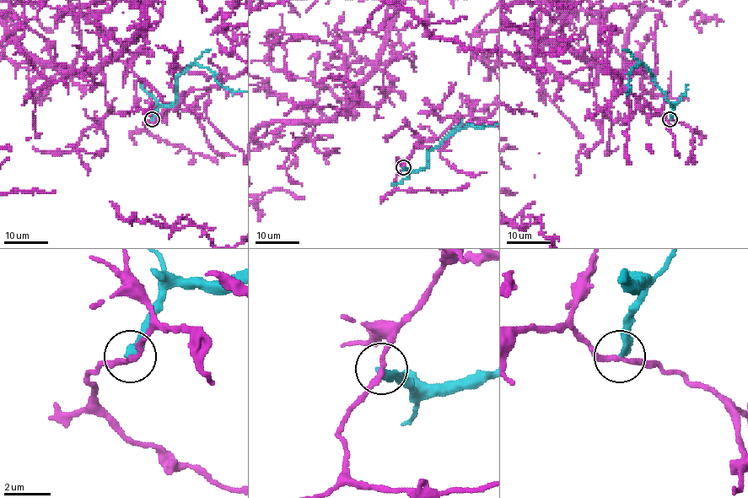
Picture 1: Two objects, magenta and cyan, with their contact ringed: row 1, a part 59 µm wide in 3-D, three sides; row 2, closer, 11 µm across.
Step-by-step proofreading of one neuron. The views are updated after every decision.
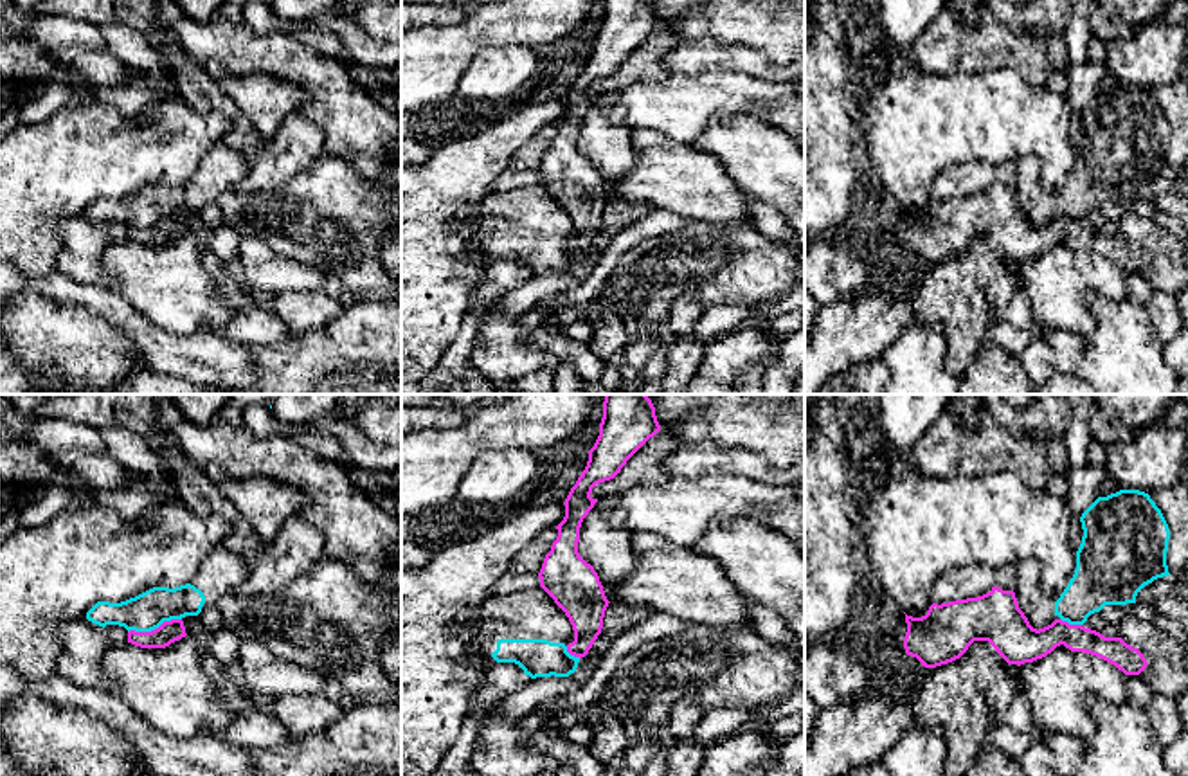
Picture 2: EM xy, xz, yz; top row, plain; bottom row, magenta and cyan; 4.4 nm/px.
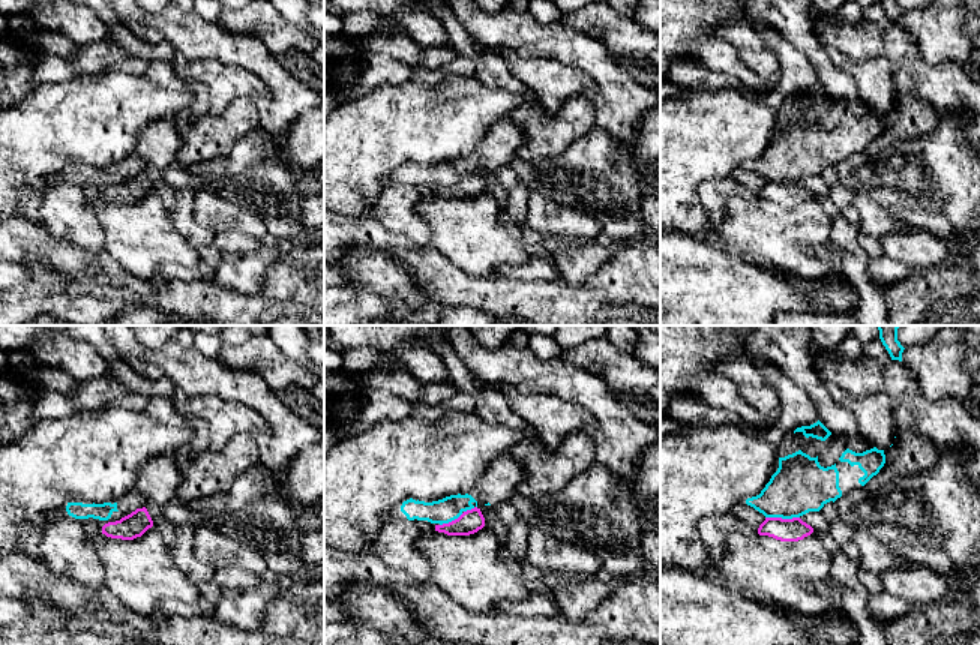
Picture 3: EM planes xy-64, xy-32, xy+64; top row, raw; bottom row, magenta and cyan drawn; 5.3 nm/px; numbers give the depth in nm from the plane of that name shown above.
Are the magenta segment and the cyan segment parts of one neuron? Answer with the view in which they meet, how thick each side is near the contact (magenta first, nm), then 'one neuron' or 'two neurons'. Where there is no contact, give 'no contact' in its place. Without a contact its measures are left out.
contact in xy; calibres 100 and 170 nm; two neurons

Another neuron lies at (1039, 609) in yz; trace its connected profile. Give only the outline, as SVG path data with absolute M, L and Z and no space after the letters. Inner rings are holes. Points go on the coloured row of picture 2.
M1022 560L1017 564L1015 598L1019 609L1033 628L1044 628L1055 621L1055 598L1040 589L1040 565L1037 560Z

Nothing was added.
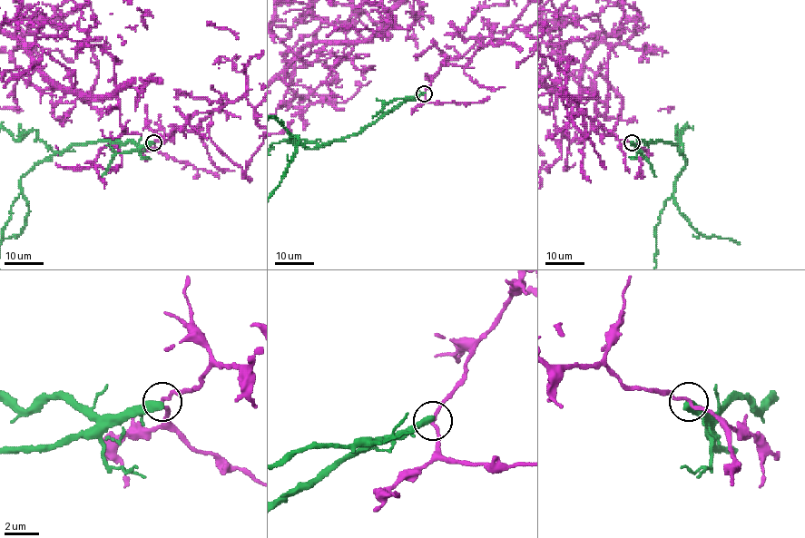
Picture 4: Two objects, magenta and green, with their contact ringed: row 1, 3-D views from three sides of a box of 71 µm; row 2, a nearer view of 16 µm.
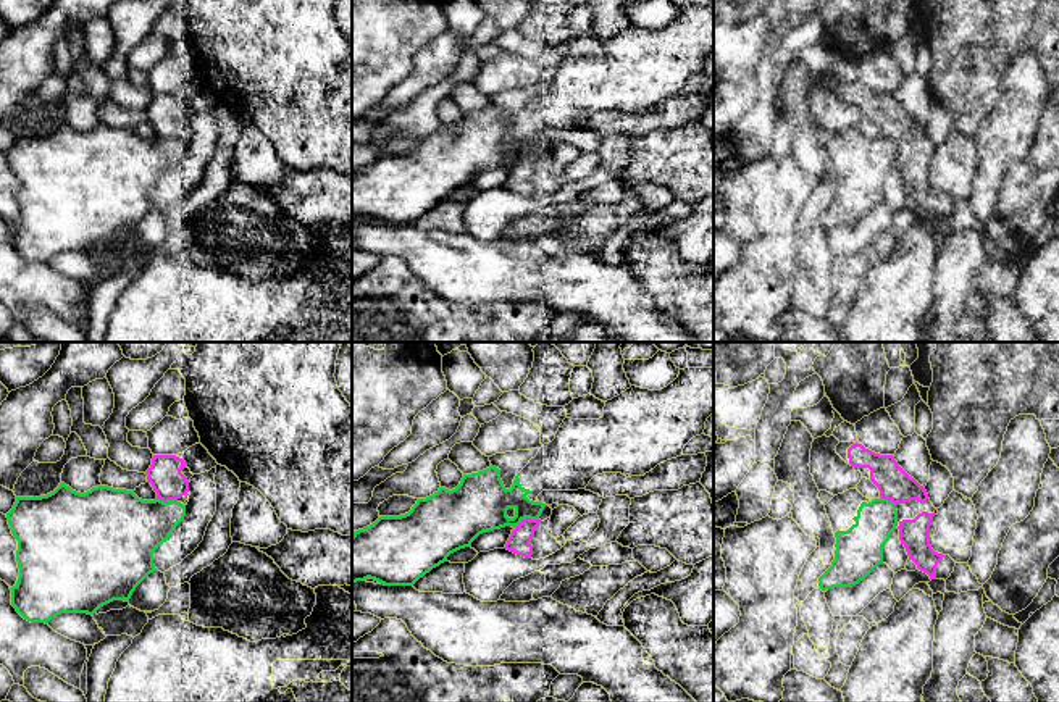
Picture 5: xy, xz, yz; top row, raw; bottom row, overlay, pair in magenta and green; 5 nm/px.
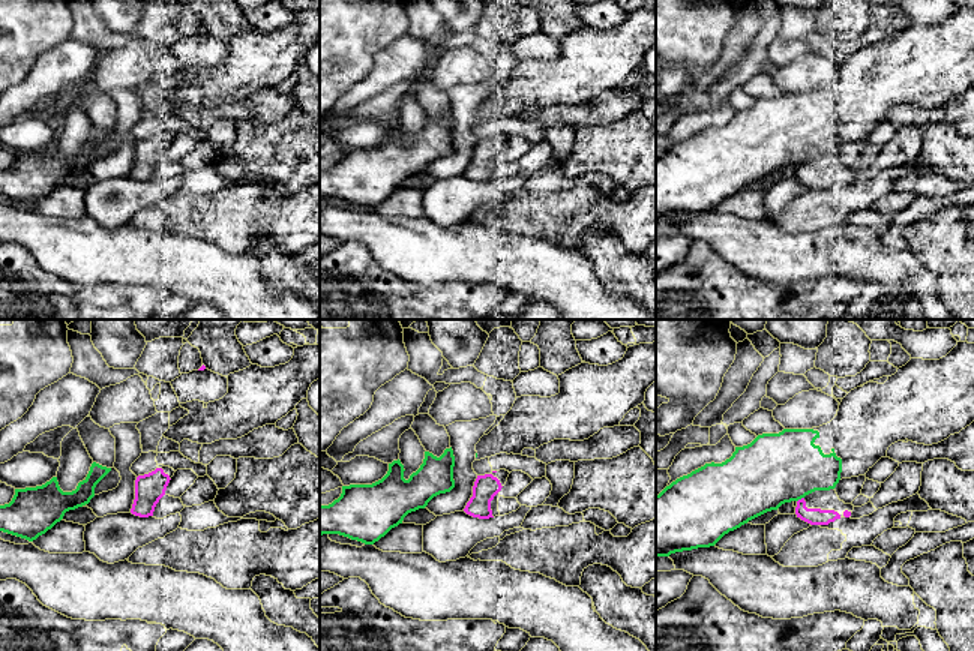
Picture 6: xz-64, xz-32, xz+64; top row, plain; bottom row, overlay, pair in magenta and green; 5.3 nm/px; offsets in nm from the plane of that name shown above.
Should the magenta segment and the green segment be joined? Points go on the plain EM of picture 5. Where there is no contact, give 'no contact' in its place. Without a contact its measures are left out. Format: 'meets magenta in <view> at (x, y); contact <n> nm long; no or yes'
meets magenta in xz at (527, 157); contact 120 nm long; no

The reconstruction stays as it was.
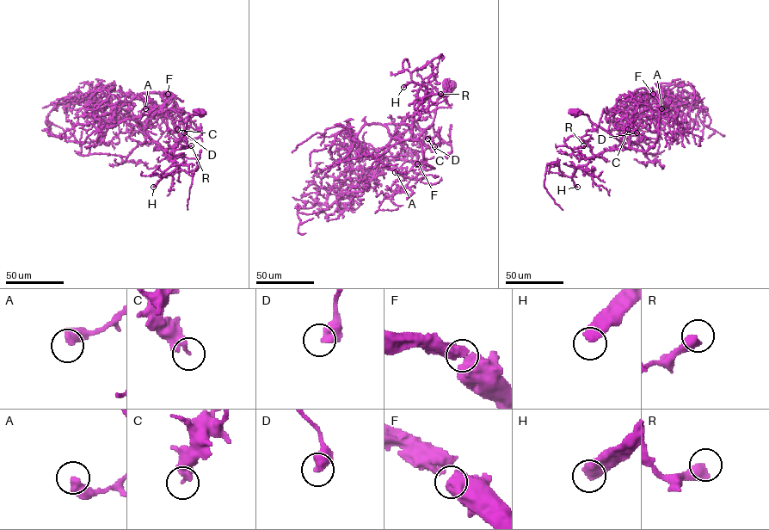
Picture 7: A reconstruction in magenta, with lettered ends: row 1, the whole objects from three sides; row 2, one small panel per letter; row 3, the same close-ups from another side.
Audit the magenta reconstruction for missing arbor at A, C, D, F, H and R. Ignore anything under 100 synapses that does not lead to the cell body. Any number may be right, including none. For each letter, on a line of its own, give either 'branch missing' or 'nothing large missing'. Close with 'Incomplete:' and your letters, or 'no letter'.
A: nothing large missing
C: nothing large missing
D: nothing large missing
F: nothing large missing
H: branch missing
R: nothing large missing
Incomplete: H

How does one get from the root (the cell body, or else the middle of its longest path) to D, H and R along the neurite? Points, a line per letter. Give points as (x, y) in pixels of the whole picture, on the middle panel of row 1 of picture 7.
D: (452, 85), (415, 139), (434, 168), (427, 169), (424, 150), (439, 137), (434, 146)
H: (452, 85), (437, 101), (433, 123), (415, 140), (413, 119), (427, 88), (413, 83), (403, 87)
R: (452, 85), (437, 101), (433, 123), (413, 140), (419, 88), (429, 82), (440, 94)

